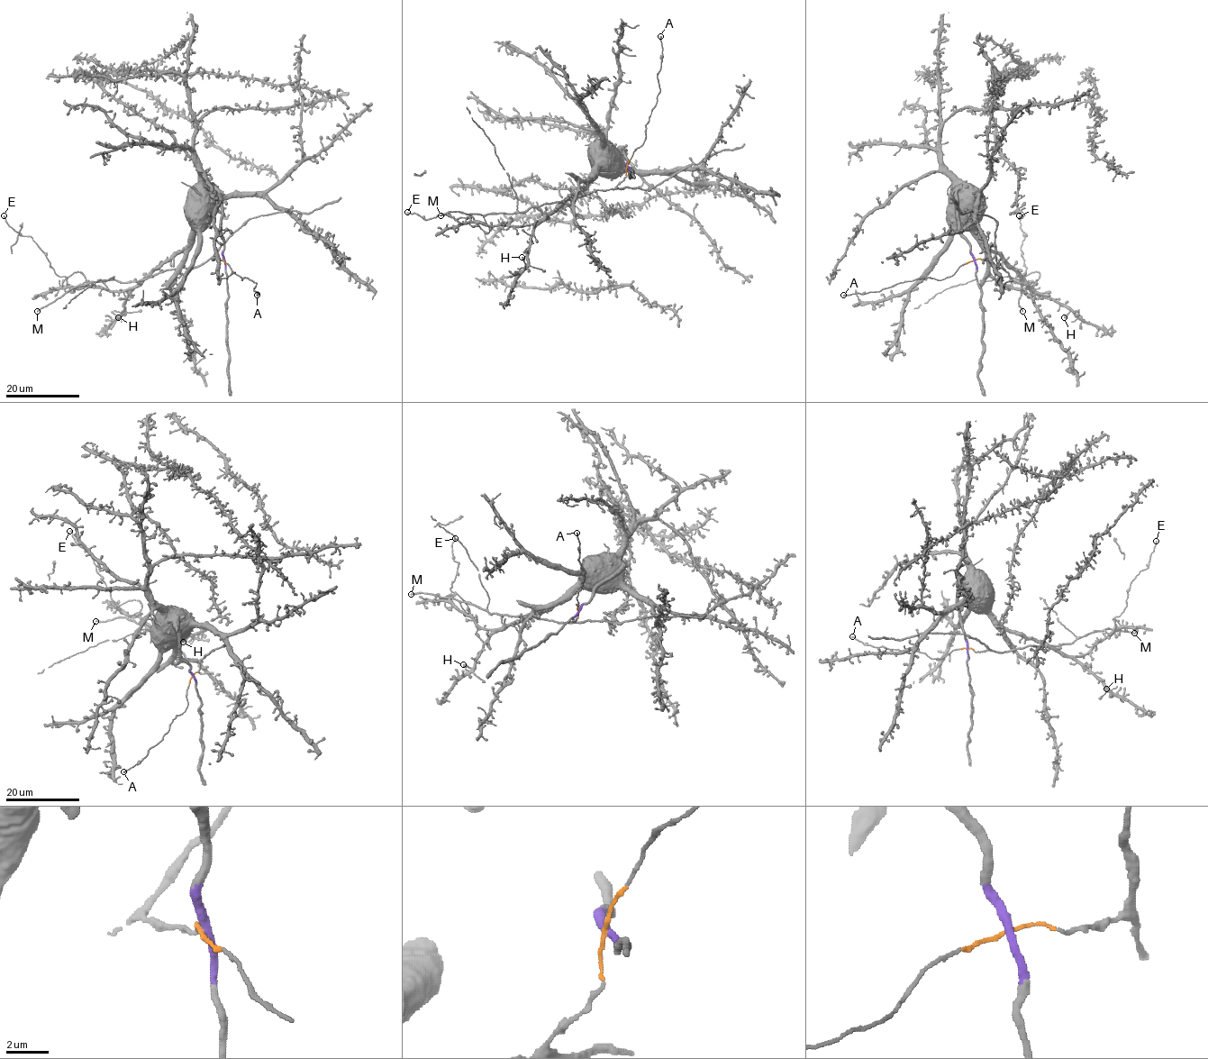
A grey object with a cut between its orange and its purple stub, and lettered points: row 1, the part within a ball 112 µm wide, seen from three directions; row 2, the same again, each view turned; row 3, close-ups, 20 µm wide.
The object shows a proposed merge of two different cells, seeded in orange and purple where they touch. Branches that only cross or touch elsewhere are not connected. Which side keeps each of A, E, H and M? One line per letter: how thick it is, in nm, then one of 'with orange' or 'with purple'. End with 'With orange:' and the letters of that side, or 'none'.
A: 240 nm thick; with orange
E: 240 nm thick; with orange
H: 440 nm thick; with purple
M: 260 nm thick; with orange
With orange: A, E, M

